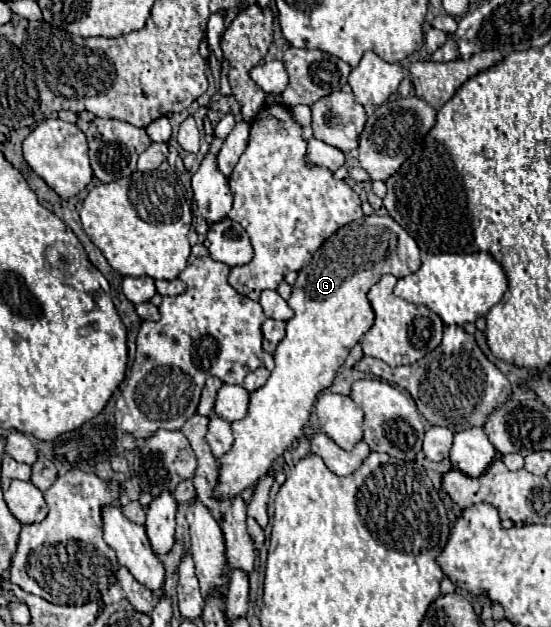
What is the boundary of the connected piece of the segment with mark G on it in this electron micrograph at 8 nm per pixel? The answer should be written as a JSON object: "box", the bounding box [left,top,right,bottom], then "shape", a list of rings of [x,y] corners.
{"box":[214,214,420,498],"shape":[[[372,214],[372,216],[362,216],[360,220],[356,220],[356,222],[350,222],[350,224],[346,224],[346,226],[342,226],[340,230],[336,230],[322,246],[320,246],[320,250],[314,254],[314,258],[312,258],[312,262],[304,268],[304,270],[300,270],[298,272],[298,282],[296,282],[296,286],[292,288],[292,296],[290,296],[290,300],[288,300],[288,306],[294,310],[294,318],[292,320],[288,320],[286,322],[286,338],[278,344],[278,348],[276,348],[276,354],[274,354],[274,360],[276,360],[276,368],[272,370],[272,374],[270,374],[270,378],[268,378],[268,382],[262,386],[262,388],[258,388],[256,392],[252,392],[250,394],[250,408],[248,408],[248,416],[244,418],[244,420],[238,420],[238,422],[234,422],[232,424],[232,432],[234,432],[234,444],[232,444],[232,448],[230,448],[230,452],[226,452],[218,462],[220,462],[220,480],[218,480],[218,484],[216,484],[216,490],[214,490],[214,494],[218,496],[218,498],[234,498],[236,494],[242,494],[246,488],[250,488],[250,486],[254,486],[266,472],[268,472],[268,468],[270,468],[270,464],[278,458],[278,456],[282,456],[288,448],[290,448],[290,444],[296,440],[296,438],[300,438],[304,432],[302,432],[302,428],[306,426],[306,422],[308,422],[308,418],[310,418],[310,414],[312,414],[312,406],[314,406],[314,400],[316,400],[316,396],[322,392],[322,388],[330,388],[332,386],[332,382],[334,382],[334,376],[336,376],[336,370],[344,364],[344,360],[346,360],[346,356],[350,354],[350,348],[372,328],[372,324],[374,324],[374,312],[372,312],[372,306],[370,306],[370,302],[368,302],[368,290],[370,290],[370,286],[372,284],[376,284],[378,280],[380,280],[380,276],[386,272],[386,274],[392,274],[392,276],[396,276],[396,278],[400,278],[400,276],[408,276],[408,274],[414,274],[416,270],[420,268],[420,248],[416,246],[416,242],[414,242],[414,238],[394,220],[394,218],[390,218],[390,216],[378,216],[378,214]]]}

